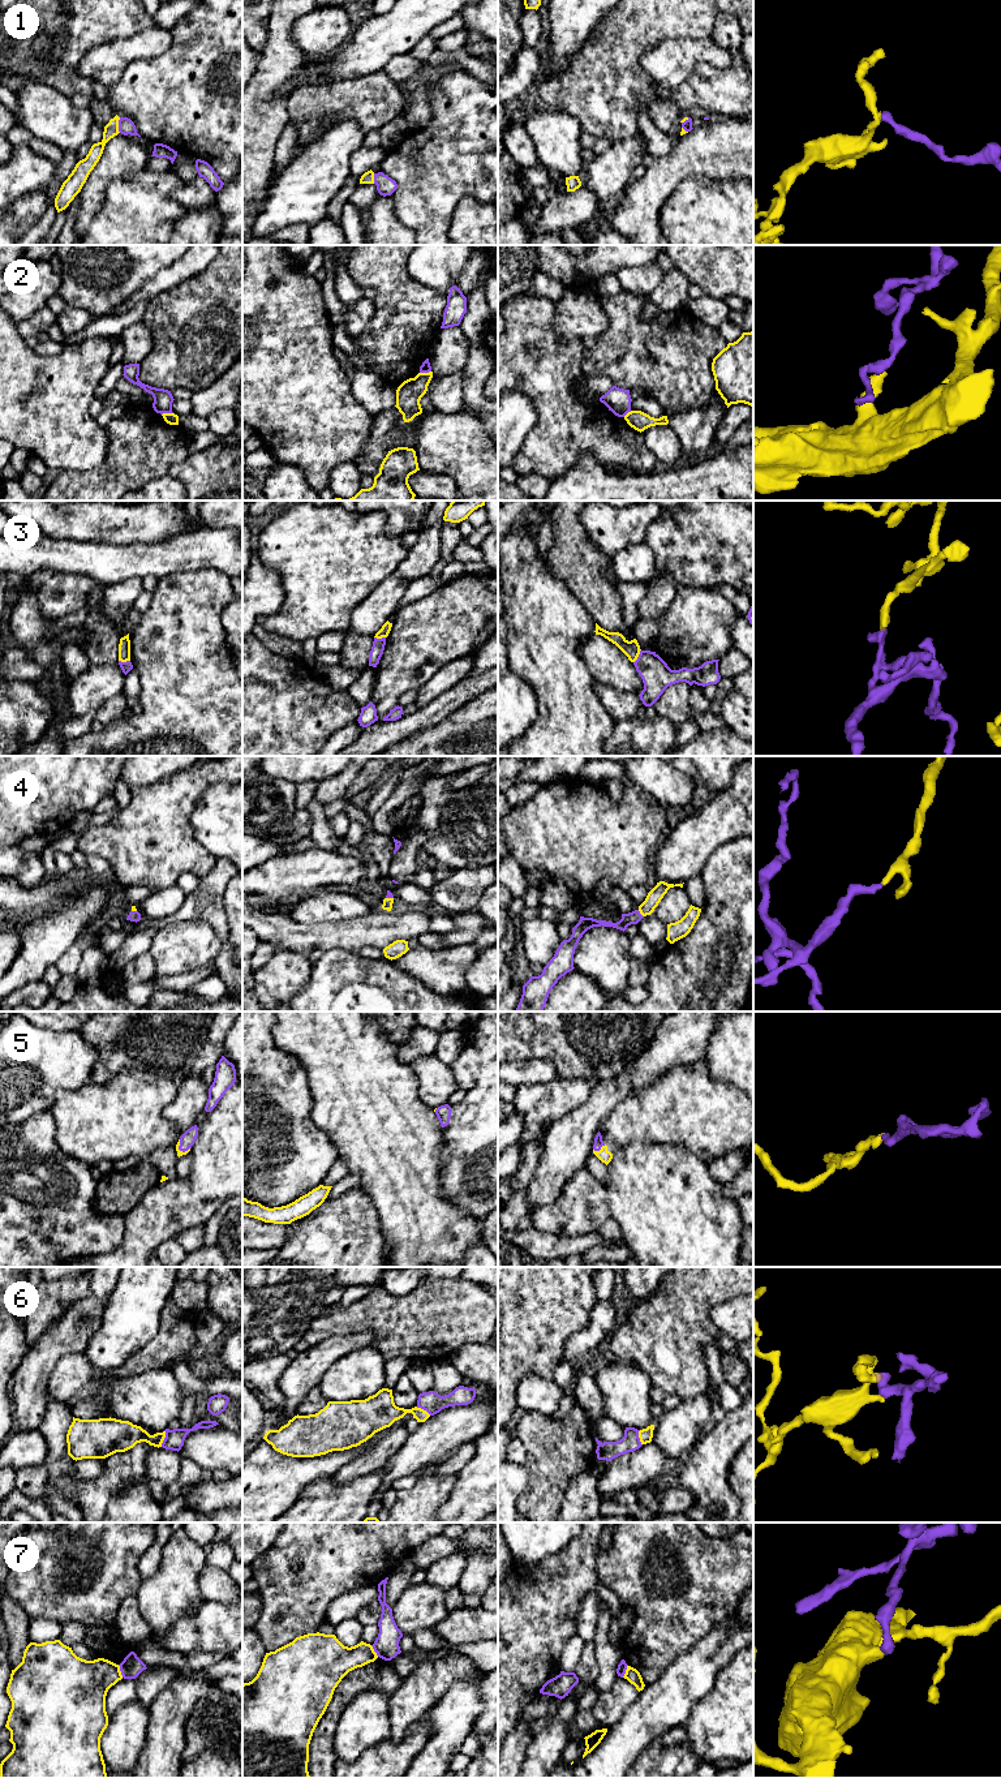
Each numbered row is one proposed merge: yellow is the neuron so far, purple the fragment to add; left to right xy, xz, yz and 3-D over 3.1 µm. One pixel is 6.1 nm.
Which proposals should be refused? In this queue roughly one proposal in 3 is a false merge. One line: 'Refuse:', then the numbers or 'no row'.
Refuse: 1, 2, 3, 6, 7

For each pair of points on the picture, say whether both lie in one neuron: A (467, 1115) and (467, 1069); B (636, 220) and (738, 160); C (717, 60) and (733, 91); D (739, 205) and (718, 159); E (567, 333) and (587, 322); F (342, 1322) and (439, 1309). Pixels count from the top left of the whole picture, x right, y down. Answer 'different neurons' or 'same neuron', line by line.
A: different neurons
B: same neuron
C: different neurons
D: different neurons
E: same neuron
F: same neuron

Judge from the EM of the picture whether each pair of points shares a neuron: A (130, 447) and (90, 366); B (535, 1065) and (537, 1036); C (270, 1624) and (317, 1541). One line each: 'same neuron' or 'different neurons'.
A: different neurons
B: different neurons
C: same neuron

